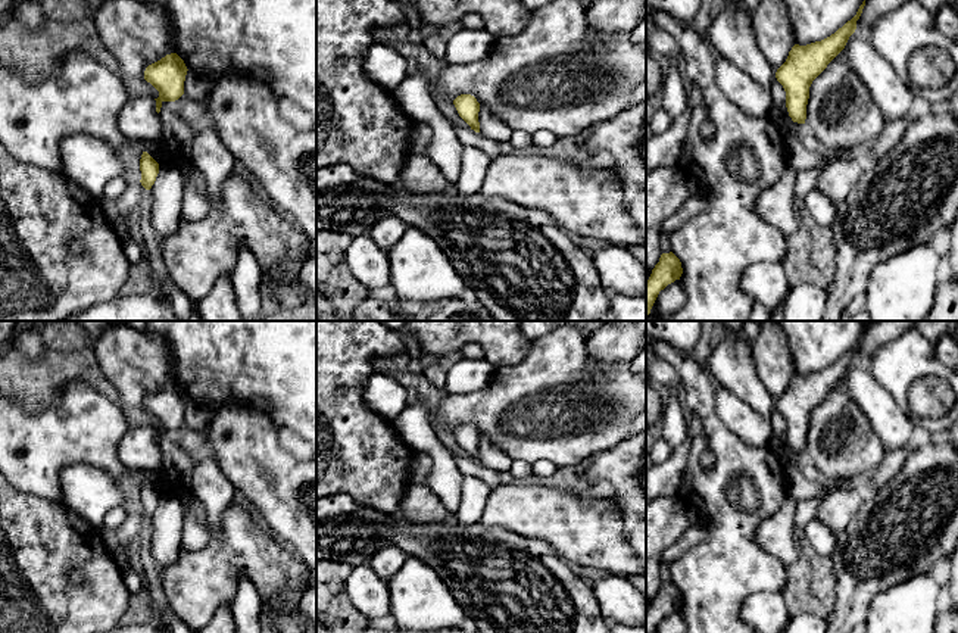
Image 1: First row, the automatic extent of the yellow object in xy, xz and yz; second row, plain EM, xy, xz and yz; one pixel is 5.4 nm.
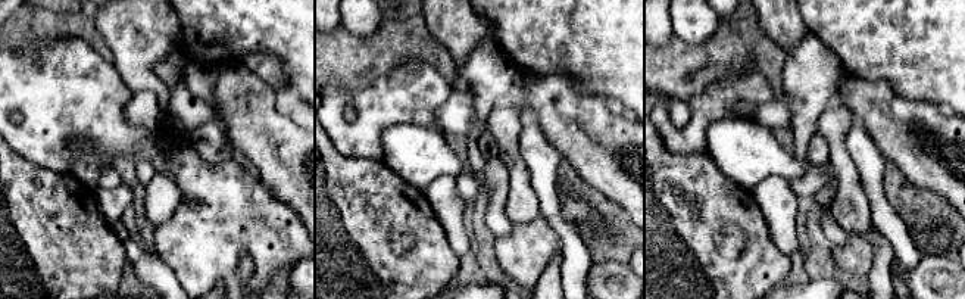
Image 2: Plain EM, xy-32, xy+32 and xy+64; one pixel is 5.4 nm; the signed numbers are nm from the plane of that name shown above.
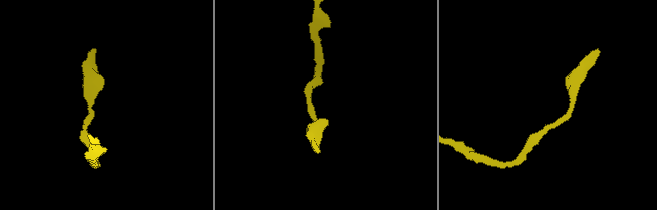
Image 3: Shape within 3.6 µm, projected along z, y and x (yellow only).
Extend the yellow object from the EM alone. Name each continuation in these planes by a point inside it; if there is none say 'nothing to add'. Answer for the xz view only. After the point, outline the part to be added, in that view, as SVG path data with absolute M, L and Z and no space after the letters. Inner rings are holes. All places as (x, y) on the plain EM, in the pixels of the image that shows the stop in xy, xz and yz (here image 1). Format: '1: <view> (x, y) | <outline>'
nothing to add

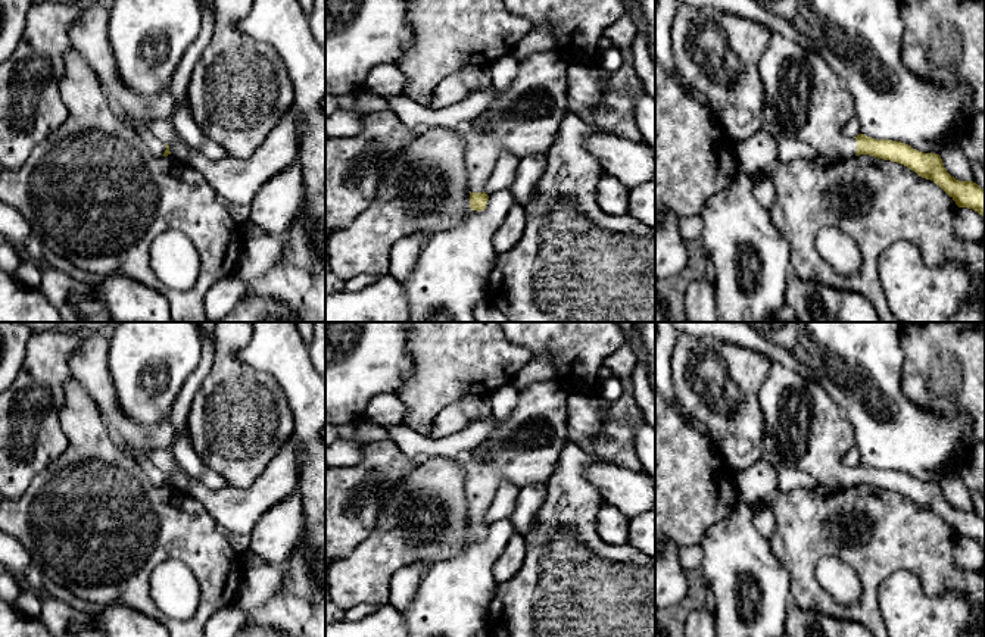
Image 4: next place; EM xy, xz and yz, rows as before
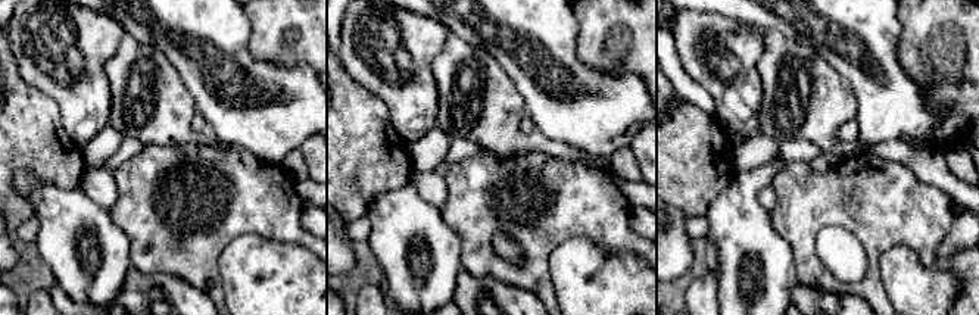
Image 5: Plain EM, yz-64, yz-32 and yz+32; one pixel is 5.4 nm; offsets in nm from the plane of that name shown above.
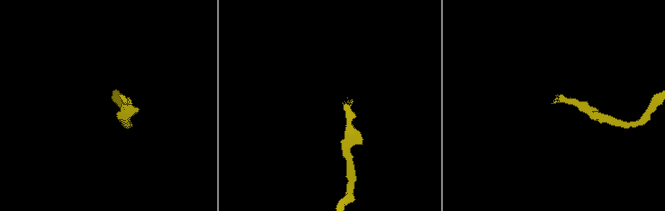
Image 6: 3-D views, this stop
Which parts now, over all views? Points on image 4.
1: yz (804, 428) | M773 360L769 377L758 391L758 402L764 416L761 459L776 471L805 471L830 490L855 485L857 469L844 463L844 456L855 446L854 430L822 385L811 378L799 378Z

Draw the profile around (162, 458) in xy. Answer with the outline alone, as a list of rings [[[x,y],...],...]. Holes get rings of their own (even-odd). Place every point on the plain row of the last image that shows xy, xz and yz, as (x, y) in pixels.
[[[169,449],[147,450],[146,458],[168,475],[174,474],[178,466]]]

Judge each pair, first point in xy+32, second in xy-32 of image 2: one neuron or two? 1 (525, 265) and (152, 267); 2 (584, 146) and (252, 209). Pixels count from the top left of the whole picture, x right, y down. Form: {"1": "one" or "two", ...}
{"1": "two", "2": "two"}

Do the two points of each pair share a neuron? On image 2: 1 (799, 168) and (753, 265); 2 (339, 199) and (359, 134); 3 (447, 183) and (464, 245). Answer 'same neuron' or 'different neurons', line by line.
1: different neurons
2: different neurons
3: same neuron

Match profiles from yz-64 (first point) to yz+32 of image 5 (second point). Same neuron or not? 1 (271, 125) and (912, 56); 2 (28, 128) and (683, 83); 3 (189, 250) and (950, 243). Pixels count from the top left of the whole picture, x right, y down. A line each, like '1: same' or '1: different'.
1: different
2: different
3: different

